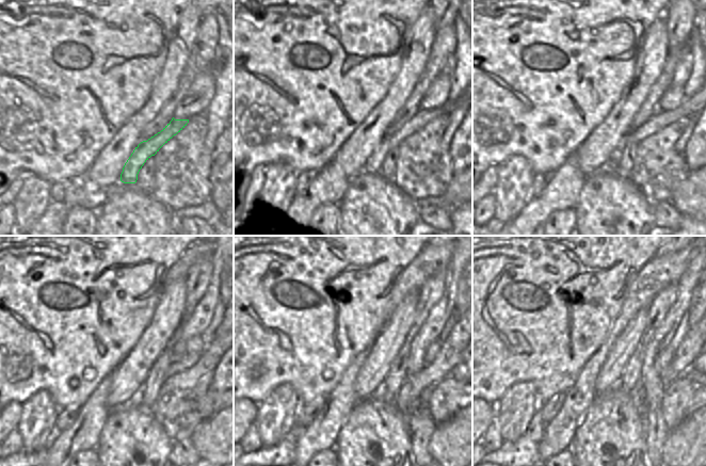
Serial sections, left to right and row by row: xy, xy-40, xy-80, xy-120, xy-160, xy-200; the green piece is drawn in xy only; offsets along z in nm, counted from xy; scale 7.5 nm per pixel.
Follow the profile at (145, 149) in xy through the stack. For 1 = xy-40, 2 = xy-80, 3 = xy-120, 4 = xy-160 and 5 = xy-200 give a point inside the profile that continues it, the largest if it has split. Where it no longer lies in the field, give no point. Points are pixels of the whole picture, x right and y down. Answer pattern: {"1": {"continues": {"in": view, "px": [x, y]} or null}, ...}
{"1": {"continues": {"in": "xy-40", "px": [421, 118]}}, "2": {"continues": {"in": "xy-80", "px": [689, 110]}}, "3": {"continues": {"in": "xy-120", "px": [211, 353]}}, "4": {"continues": {"in": "xy-160", "px": [448, 355]}}, "5": {"continues": {"in": "xy-200", "px": [688, 355]}}}

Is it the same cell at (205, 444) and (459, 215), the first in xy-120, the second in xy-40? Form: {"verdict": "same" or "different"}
{"verdict": "different"}

